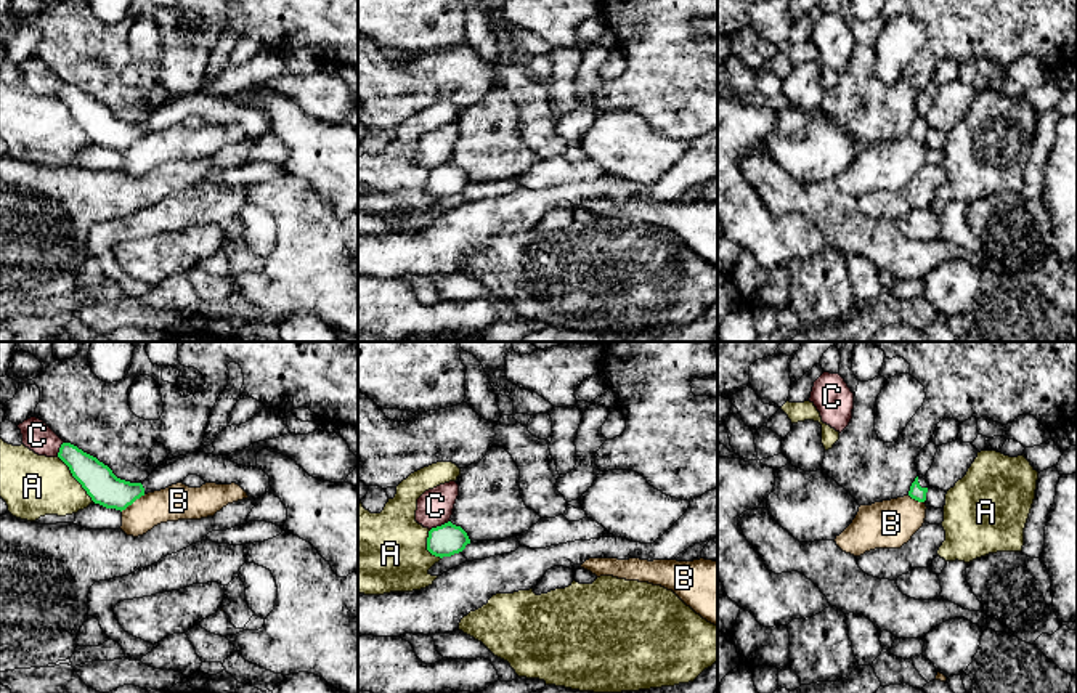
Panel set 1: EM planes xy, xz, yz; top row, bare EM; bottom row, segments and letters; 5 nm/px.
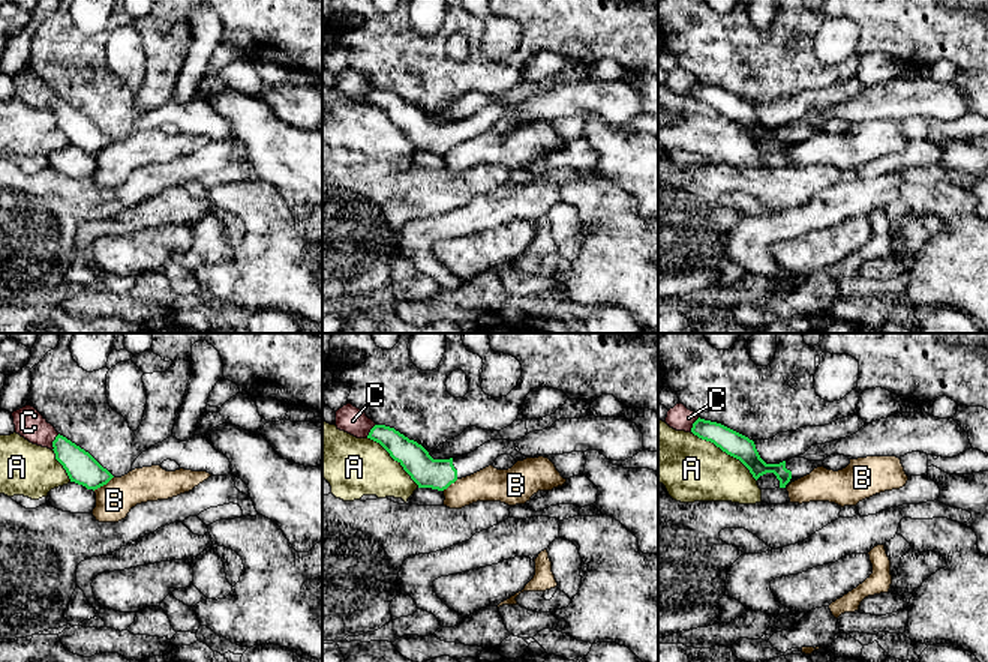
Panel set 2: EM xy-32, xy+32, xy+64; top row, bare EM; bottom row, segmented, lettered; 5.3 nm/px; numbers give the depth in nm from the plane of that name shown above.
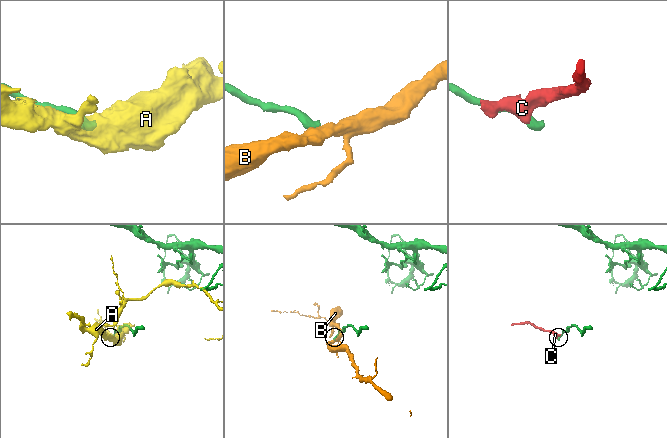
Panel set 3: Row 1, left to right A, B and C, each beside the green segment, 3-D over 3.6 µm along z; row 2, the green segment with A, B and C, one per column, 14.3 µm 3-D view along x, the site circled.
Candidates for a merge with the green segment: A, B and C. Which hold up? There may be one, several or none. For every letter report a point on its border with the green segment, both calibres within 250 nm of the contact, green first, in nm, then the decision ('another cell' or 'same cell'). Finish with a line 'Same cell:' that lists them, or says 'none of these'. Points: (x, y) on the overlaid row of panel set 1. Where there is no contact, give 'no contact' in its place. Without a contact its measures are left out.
A: xy (74, 477) | 170/320 nm | another cell
B: xy (132, 502) | 170/180 nm | another cell
C: xz (438, 526) | 160/180 nm | another cell
Same cell: none of these

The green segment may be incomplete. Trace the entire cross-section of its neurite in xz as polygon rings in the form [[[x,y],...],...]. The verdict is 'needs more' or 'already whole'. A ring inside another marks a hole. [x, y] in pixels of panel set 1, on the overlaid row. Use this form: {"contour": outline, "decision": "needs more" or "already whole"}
{"contour": [[[451,521],[432,528],[427,537],[427,550],[440,558],[462,552],[467,544],[470,544],[467,533]]], "decision": "already whole"}

